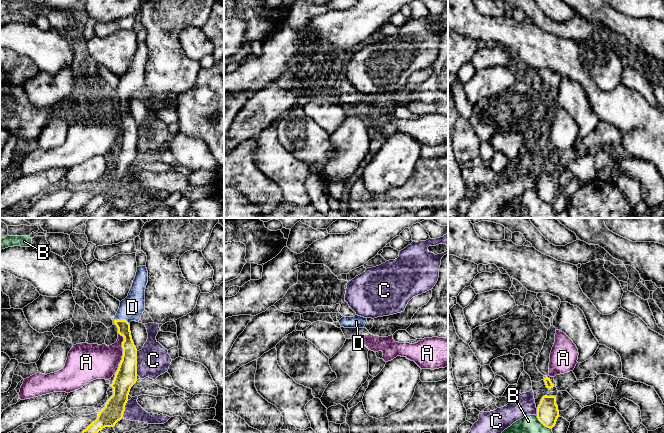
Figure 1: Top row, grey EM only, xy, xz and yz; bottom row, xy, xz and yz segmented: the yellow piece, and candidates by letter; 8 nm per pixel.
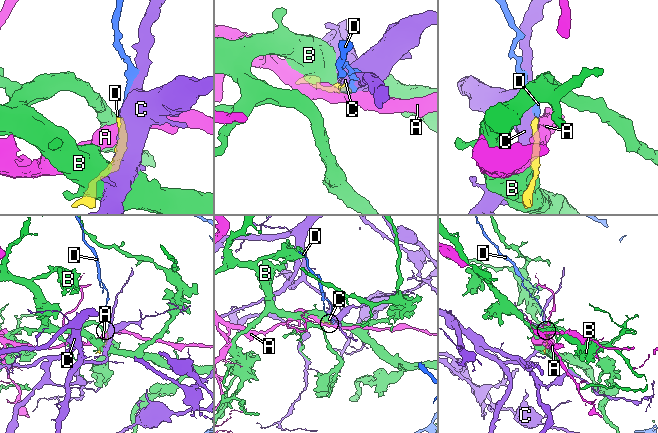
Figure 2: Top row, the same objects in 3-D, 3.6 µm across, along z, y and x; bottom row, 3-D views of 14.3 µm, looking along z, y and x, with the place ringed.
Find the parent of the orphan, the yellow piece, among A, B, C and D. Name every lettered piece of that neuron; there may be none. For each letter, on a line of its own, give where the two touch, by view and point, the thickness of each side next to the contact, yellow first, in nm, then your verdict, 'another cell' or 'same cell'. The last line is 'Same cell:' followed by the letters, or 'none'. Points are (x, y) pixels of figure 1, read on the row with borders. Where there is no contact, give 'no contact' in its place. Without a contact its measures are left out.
A: contact xy (123, 352); calibres 180 and 280 nm; another cell
B: contact yz (543, 424); calibres 180 and 140 nm; another cell
C: contact xy (136, 363); calibres 180 and 260 nm; another cell
D: contact xy (121, 320); calibres 110 and 190 nm; same cell
Same cell: D

